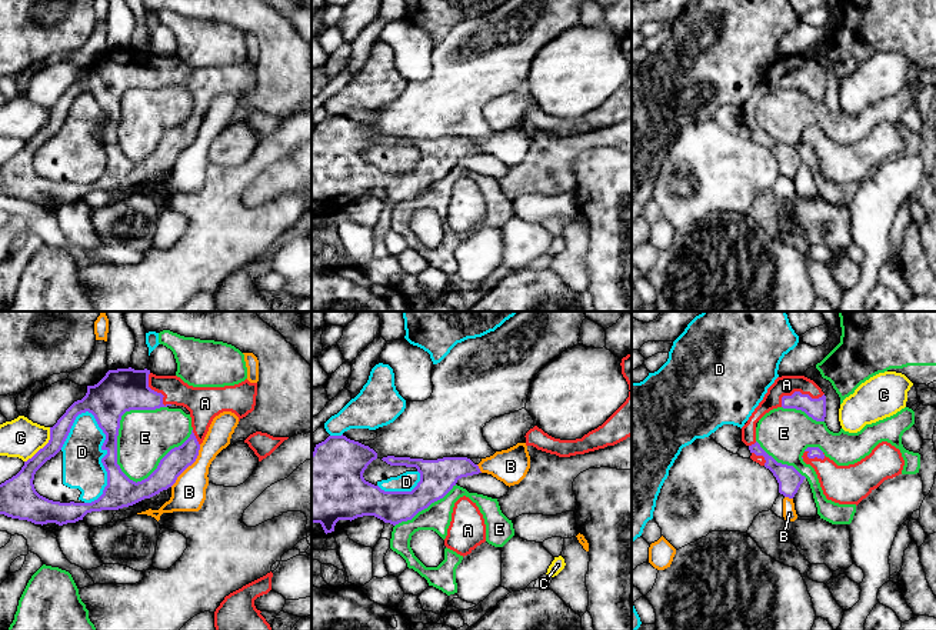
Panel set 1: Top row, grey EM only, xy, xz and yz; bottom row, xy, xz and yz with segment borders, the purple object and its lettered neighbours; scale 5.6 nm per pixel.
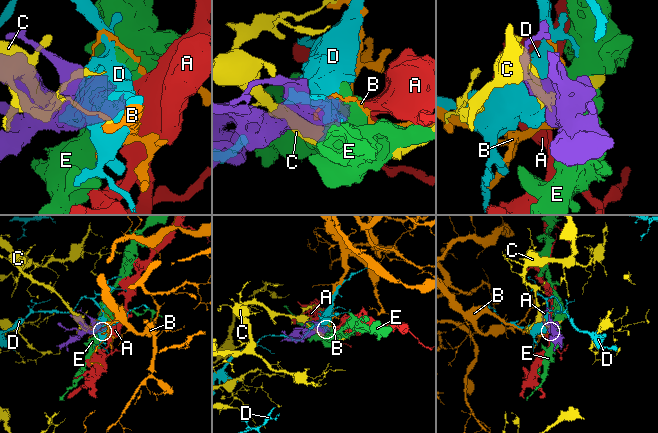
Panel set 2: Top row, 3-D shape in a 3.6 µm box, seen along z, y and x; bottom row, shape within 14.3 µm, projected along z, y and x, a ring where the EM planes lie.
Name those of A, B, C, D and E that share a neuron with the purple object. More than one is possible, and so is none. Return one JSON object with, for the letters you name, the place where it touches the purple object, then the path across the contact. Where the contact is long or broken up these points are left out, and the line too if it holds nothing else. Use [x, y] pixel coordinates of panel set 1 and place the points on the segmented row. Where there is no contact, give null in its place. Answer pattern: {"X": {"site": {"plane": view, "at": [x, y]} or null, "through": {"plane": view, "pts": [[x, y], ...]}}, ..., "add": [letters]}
{"A": {"site": {"plane": "yz", "at": [798, 392]}}, "add": ["A"]}

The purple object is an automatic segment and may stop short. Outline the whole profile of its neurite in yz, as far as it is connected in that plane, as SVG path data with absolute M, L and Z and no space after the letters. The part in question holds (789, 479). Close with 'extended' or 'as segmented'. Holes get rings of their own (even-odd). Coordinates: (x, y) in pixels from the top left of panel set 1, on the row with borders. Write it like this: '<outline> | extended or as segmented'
M805 376L777 377L742 427L742 441L749 447L750 459L773 473L780 494L793 499L806 477L793 466L777 463L756 441L756 423L777 407L802 410L813 420L825 421L826 396L813 380Z | extended

